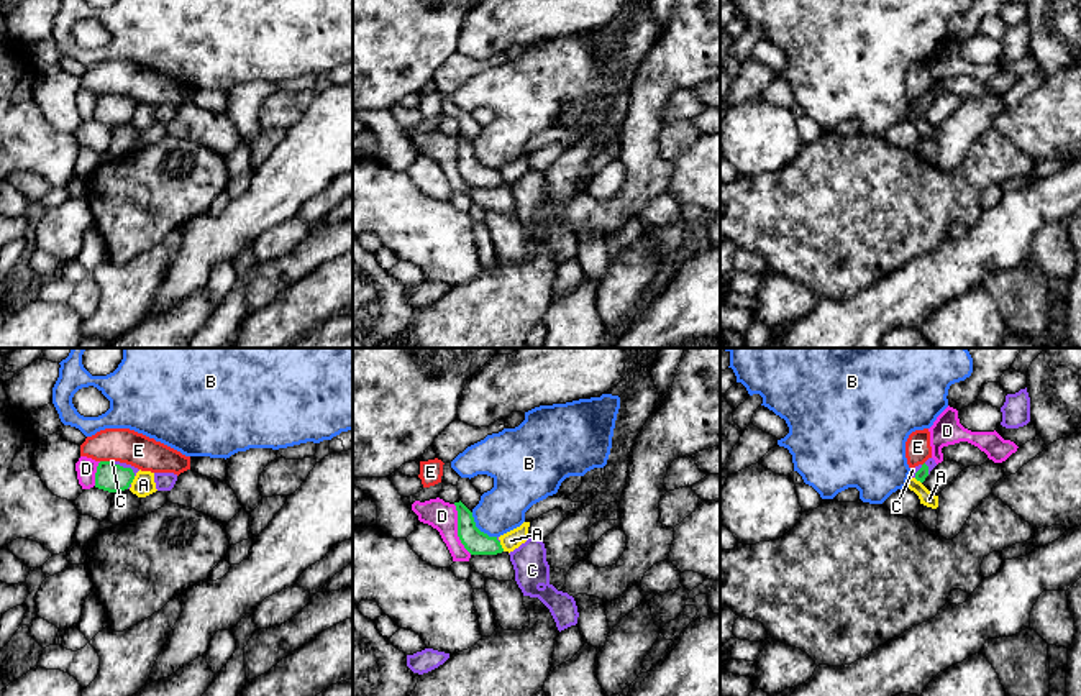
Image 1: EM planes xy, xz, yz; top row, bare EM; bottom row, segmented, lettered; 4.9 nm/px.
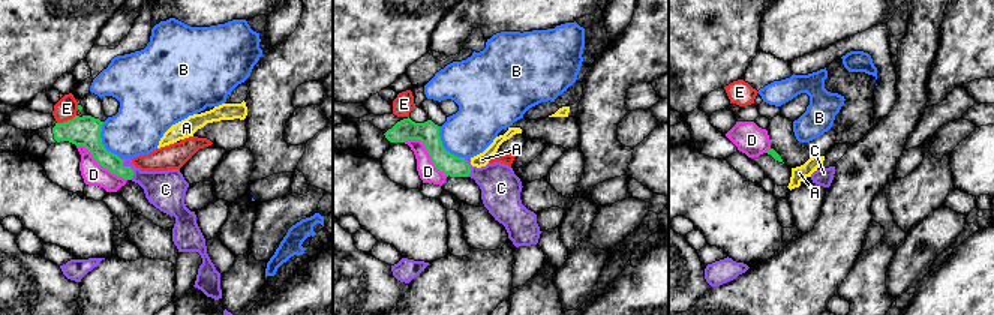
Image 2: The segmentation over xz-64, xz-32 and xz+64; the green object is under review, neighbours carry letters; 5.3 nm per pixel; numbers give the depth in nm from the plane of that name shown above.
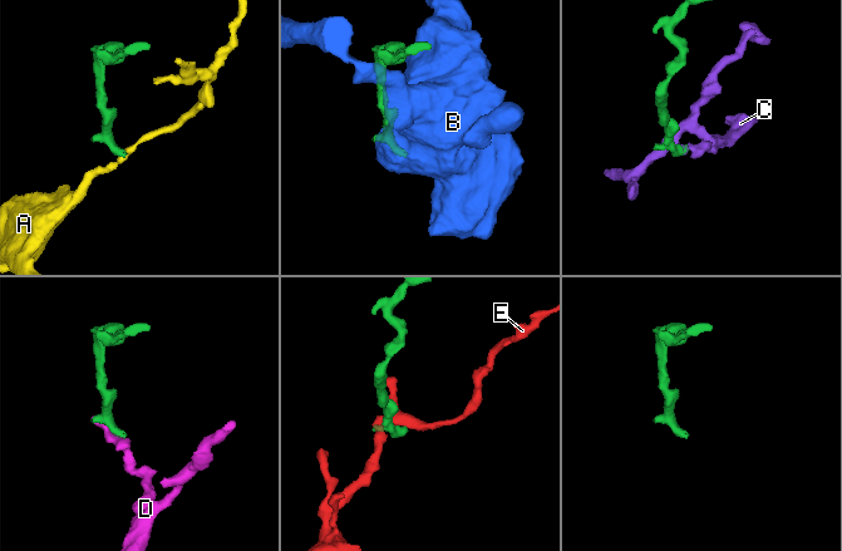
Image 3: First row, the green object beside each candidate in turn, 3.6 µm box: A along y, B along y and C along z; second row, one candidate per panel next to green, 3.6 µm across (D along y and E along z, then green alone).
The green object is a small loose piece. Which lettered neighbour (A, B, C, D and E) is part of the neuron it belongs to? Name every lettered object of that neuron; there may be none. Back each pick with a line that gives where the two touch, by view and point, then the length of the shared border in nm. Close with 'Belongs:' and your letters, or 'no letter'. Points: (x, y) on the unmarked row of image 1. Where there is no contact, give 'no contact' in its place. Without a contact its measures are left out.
C: contact xy (122, 99); length 140 nm
Belongs: C

